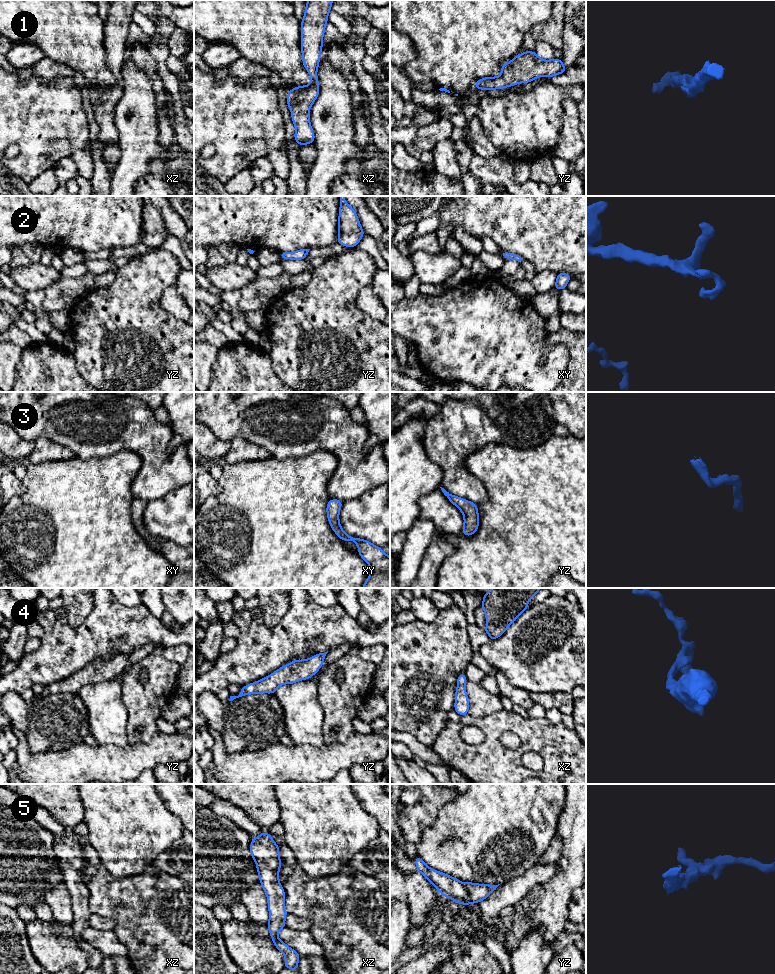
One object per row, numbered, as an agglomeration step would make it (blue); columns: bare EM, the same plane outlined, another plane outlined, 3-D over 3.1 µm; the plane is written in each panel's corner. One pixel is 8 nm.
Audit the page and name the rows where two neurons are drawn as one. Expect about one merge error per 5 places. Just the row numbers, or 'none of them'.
none of them

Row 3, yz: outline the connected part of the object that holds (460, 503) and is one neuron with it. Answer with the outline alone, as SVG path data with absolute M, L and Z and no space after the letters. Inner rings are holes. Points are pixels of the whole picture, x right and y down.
M442 487L440 488L447 499L463 513L464 525L462 529L462 535L471 536L475 534L479 527L479 514L477 505L466 499L450 494Z

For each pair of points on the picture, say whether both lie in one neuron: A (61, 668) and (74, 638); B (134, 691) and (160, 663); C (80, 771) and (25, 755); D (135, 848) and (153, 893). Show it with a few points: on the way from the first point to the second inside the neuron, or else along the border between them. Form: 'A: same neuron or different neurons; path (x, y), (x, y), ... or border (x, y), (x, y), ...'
A: same neuron; path (61, 661), (61, 654), (70, 645)
B: same neuron; path (143, 691), (160, 675), (160, 672)
C: same neuron; path (66, 771), (41, 771), (39, 769)
D: different neurons; border (151, 864), (141, 873), (122, 878)

